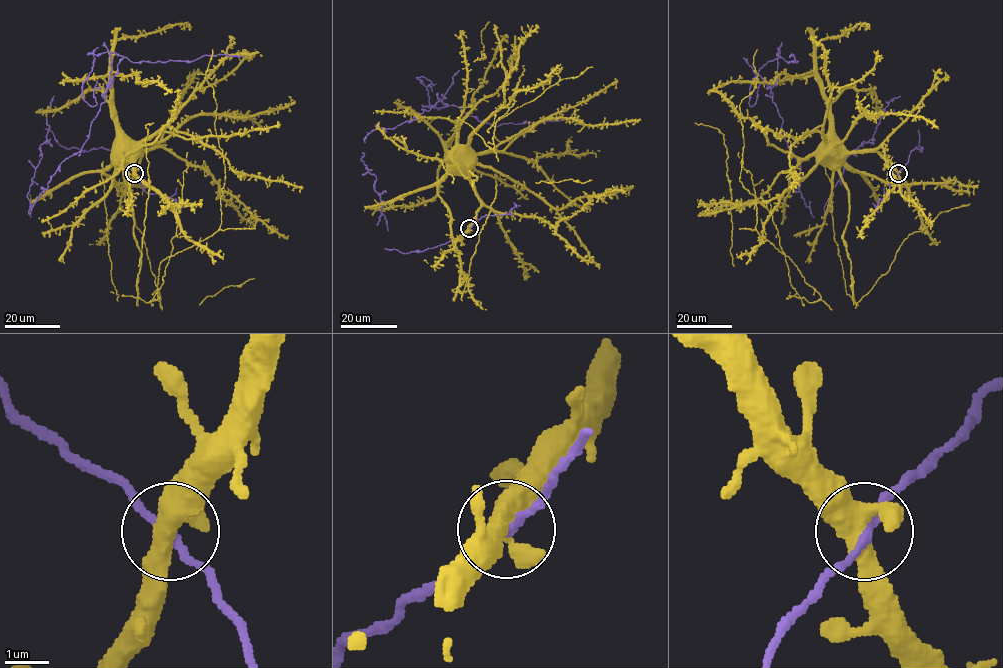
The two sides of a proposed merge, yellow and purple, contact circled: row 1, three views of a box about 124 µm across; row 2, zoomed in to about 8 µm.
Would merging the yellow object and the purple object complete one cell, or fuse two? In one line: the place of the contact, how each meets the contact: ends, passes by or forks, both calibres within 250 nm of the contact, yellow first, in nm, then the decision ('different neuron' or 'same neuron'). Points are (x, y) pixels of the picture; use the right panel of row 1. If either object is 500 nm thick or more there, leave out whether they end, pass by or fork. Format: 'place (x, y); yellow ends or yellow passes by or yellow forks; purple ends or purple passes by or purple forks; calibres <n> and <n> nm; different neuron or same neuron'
place (898, 173); yellow forks; purple passes by; calibres 400 and 180 nm; different neuron

